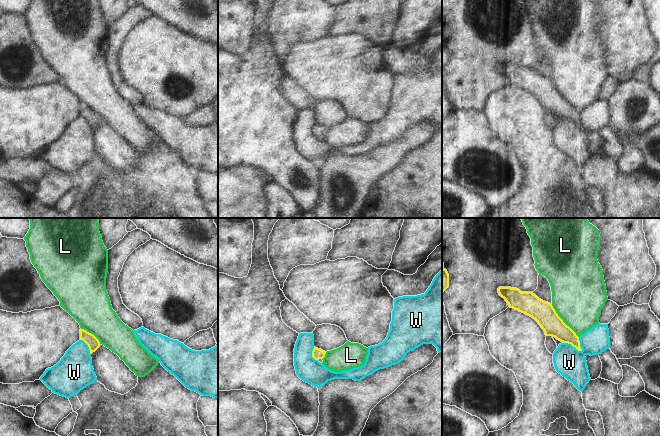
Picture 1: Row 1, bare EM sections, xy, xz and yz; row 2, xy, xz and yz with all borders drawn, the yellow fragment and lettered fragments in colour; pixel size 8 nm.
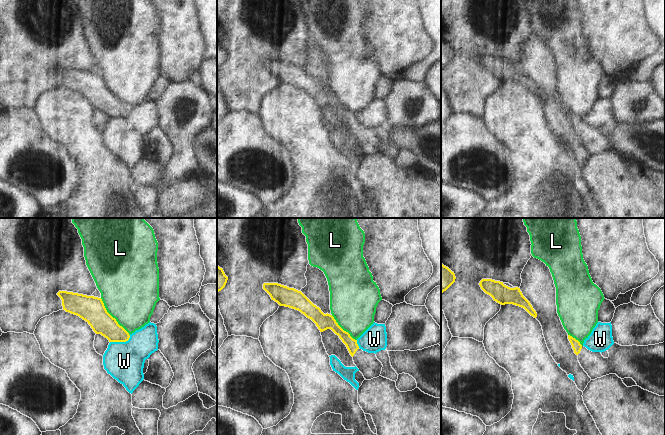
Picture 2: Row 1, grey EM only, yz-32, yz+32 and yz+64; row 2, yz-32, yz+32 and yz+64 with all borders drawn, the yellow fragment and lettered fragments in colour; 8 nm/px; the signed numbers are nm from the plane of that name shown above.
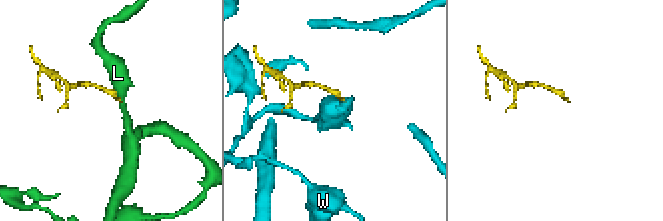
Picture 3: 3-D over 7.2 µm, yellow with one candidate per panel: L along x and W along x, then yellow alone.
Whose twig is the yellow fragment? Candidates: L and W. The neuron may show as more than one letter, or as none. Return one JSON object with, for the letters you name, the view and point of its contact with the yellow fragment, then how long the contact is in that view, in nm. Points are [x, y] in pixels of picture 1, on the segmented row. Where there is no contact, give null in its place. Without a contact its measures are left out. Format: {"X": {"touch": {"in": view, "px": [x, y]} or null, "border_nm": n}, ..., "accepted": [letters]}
{"accepted": []}

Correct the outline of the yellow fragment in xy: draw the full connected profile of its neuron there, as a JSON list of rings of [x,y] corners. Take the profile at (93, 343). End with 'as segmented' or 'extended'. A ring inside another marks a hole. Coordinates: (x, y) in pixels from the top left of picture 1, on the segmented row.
[[[80,329],[80,340],[83,340],[88,345],[90,354],[95,352],[101,345],[99,340],[93,334],[84,329]]]; as segmented

